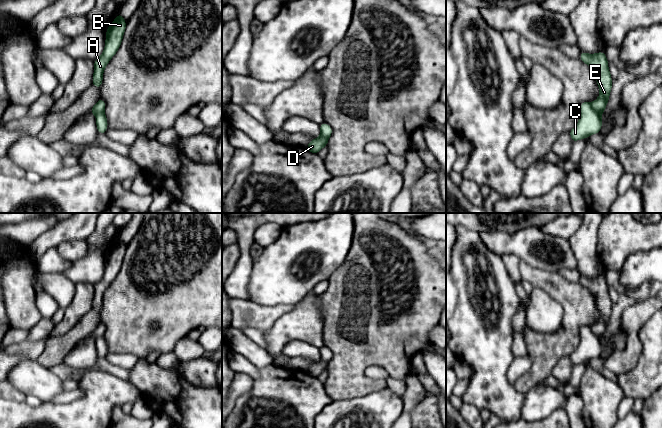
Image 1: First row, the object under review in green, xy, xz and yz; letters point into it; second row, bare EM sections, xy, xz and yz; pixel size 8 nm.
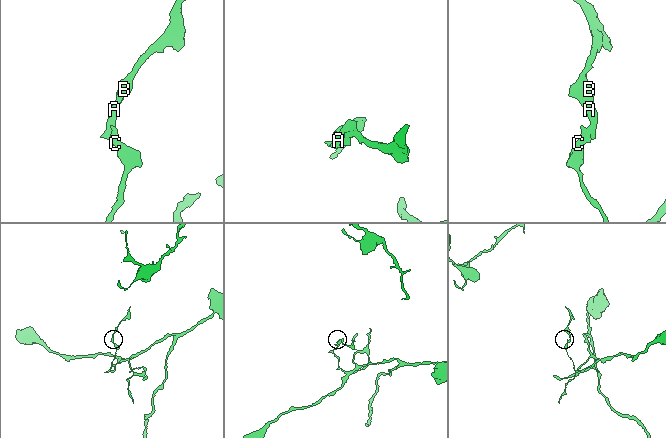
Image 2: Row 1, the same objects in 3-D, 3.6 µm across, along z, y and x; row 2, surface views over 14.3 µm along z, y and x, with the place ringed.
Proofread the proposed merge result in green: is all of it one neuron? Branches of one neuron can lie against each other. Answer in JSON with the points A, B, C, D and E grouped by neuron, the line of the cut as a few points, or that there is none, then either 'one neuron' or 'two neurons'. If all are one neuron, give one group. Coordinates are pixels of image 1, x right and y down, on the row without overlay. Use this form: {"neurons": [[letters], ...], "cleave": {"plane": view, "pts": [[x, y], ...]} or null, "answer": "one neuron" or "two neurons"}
{"neurons": [["A", "B", "D", "E"], ["C"]], "cleave": {"plane": "yz", "pts": [[590, 327], [600, 338]]}, "answer": "two neurons"}

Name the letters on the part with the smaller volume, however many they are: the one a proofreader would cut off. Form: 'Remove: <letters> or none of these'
Remove: A, B, D, E

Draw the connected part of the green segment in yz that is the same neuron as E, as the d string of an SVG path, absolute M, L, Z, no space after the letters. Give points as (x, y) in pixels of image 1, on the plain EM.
M580 275L580 284L587 288L595 297L597 309L600 313L599 321L591 327L592 332L599 338L606 333L612 313L612 302L608 292L605 276L588 278Z

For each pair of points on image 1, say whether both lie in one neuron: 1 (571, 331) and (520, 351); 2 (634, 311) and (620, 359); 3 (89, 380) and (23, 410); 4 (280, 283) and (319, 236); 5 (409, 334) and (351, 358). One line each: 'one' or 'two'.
1: two
2: one
3: one
4: one
5: one

